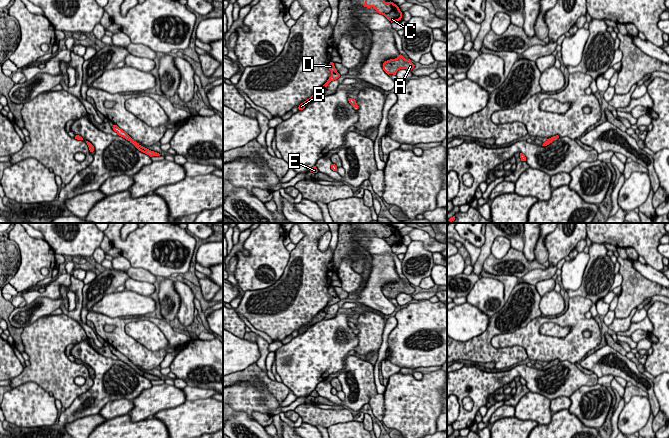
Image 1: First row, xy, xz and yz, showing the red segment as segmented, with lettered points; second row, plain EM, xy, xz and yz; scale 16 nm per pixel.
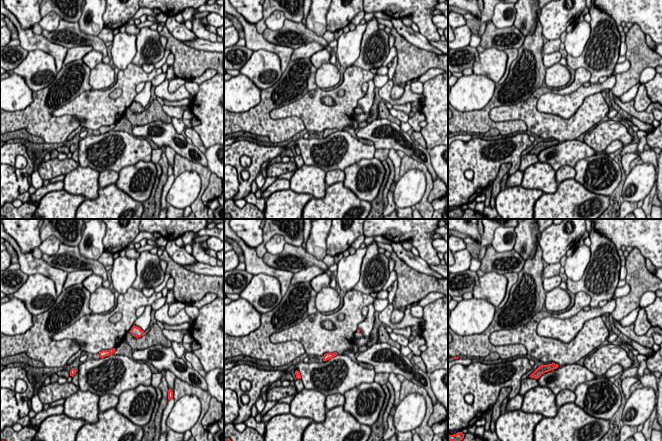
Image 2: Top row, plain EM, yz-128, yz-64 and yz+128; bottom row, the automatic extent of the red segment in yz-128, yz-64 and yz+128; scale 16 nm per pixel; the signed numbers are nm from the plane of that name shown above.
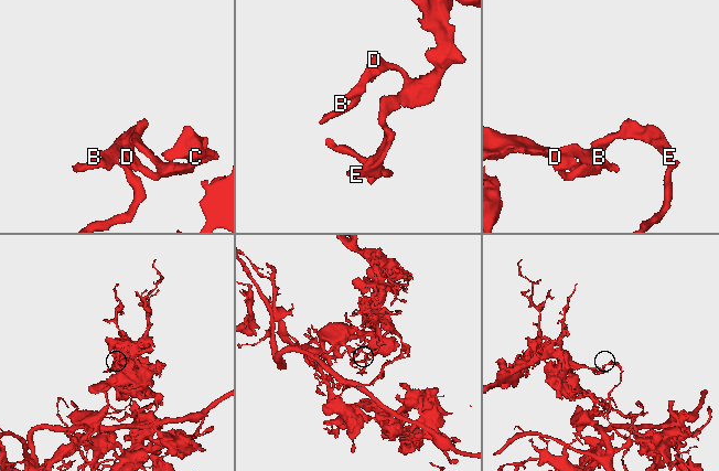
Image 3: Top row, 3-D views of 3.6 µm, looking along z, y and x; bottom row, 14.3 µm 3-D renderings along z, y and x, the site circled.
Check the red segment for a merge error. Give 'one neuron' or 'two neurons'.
two neurons

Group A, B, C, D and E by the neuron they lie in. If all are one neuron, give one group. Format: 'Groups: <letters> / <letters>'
Groups: A B C D / E

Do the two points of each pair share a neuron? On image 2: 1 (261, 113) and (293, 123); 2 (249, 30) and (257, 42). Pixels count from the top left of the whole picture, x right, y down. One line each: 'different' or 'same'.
1: same
2: same

